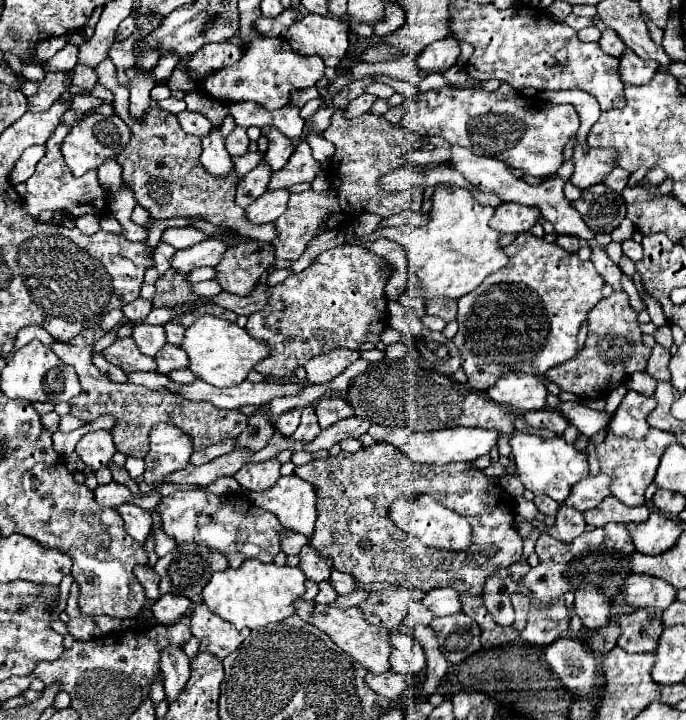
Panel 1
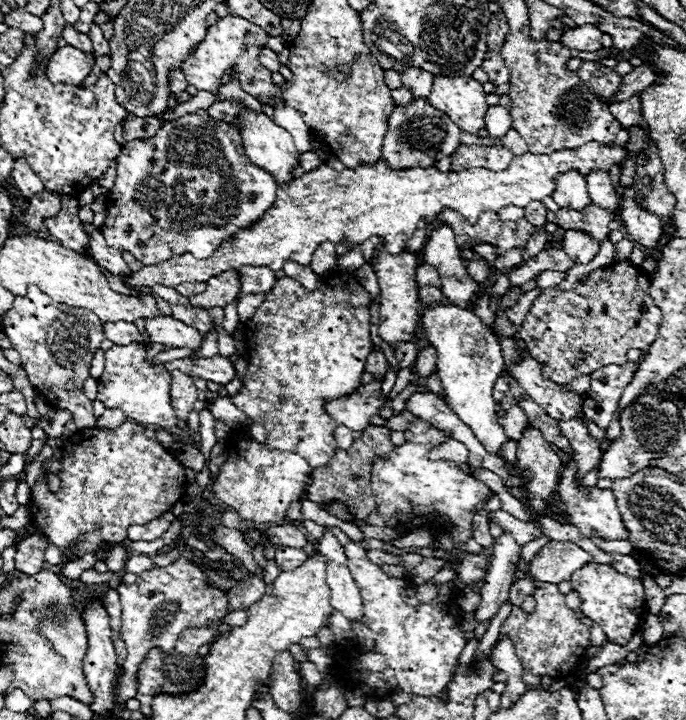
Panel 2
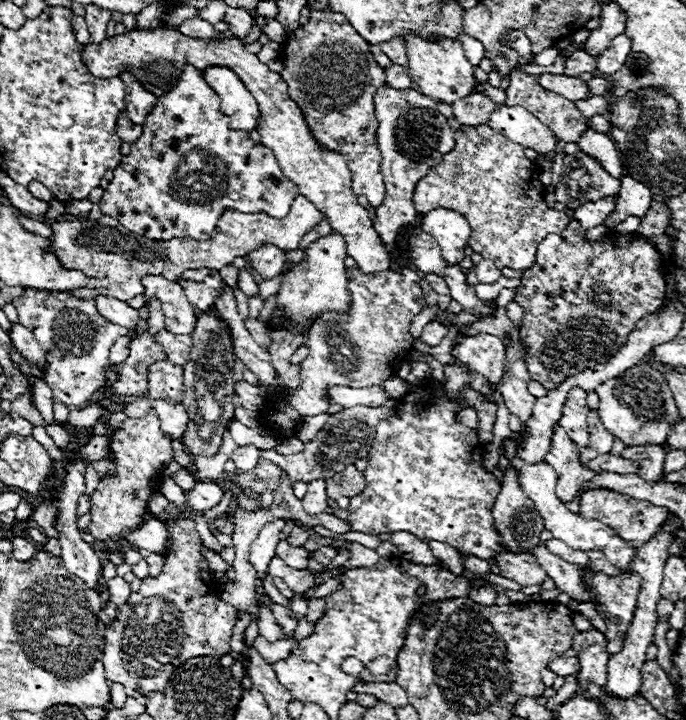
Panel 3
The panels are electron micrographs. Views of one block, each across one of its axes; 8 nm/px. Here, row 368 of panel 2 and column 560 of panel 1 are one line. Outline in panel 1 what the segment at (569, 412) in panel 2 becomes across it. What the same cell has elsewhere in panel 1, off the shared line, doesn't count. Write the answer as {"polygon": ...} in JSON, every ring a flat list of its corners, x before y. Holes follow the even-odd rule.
{"polygon":[[560,506,558,514,556,514,556,522,554,526,542,526,538,524,538,528,542,528,546,534,550,534,552,538,560,540,560,542,572,542,576,536,580,536,584,532,584,514,578,512,576,508,570,506]]}

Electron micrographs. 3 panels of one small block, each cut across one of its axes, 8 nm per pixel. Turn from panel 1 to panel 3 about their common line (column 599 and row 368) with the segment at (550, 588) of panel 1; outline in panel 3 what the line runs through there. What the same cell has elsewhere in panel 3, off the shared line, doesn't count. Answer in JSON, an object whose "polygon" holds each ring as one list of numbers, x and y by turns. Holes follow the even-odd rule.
{"polygon":[[572,218,564,234,548,234,548,238,540,242,536,262,524,270,522,286,516,288,514,300,526,310,520,338,528,346,526,366,530,376,538,380,546,390,552,390,566,378,606,362,620,346,624,346,636,322,646,314,654,314,662,306,664,294,664,266,658,250,654,250,652,244,640,242,636,234,618,232,588,244,584,242,584,228]]}

